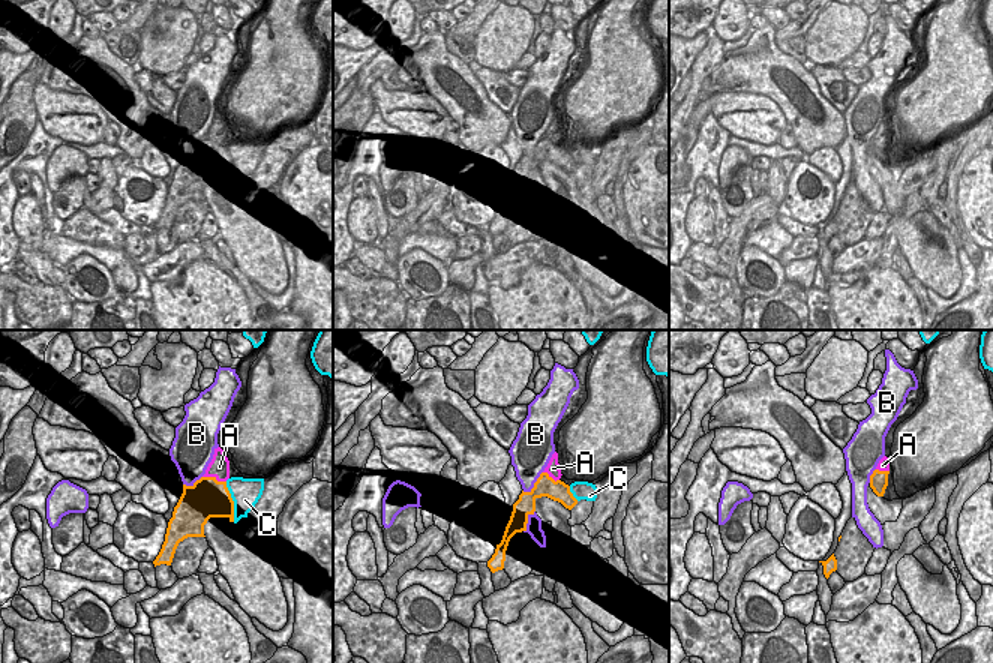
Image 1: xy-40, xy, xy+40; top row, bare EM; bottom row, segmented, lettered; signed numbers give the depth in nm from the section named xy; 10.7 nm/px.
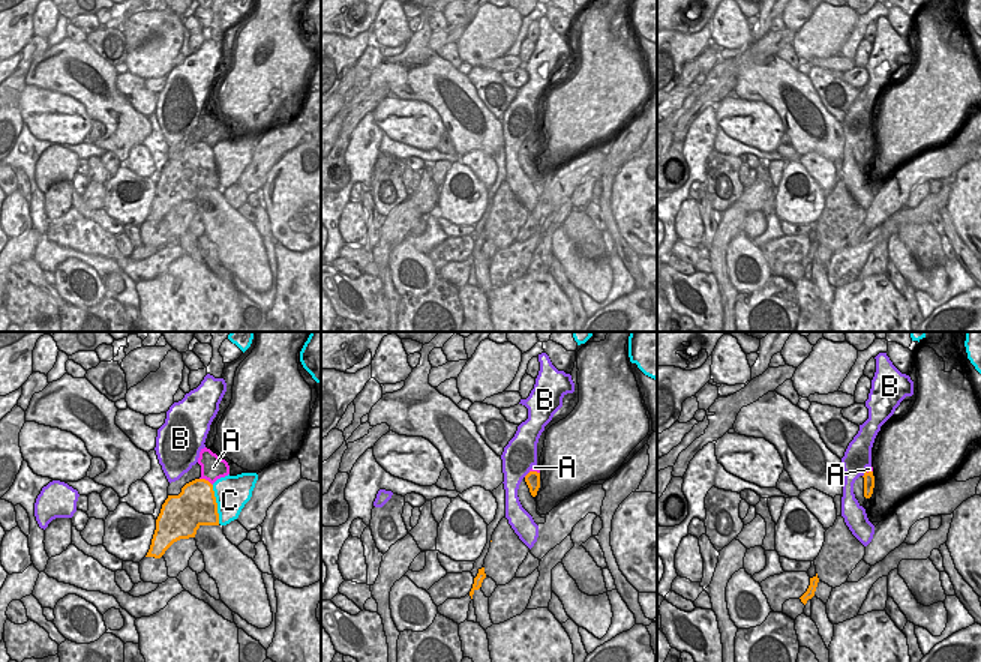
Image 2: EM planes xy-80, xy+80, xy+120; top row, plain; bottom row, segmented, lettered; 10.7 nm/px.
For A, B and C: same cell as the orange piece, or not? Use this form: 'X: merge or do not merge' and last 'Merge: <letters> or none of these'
A: do not merge
B: do not merge
C: do not merge
Merge: none of these

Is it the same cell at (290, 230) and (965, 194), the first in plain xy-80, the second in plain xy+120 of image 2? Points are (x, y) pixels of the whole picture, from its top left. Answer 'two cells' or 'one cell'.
one cell

